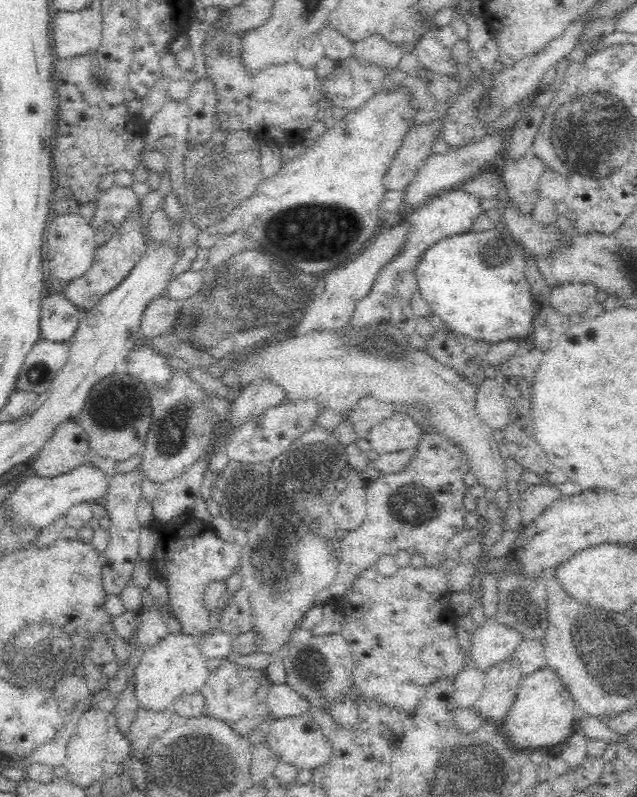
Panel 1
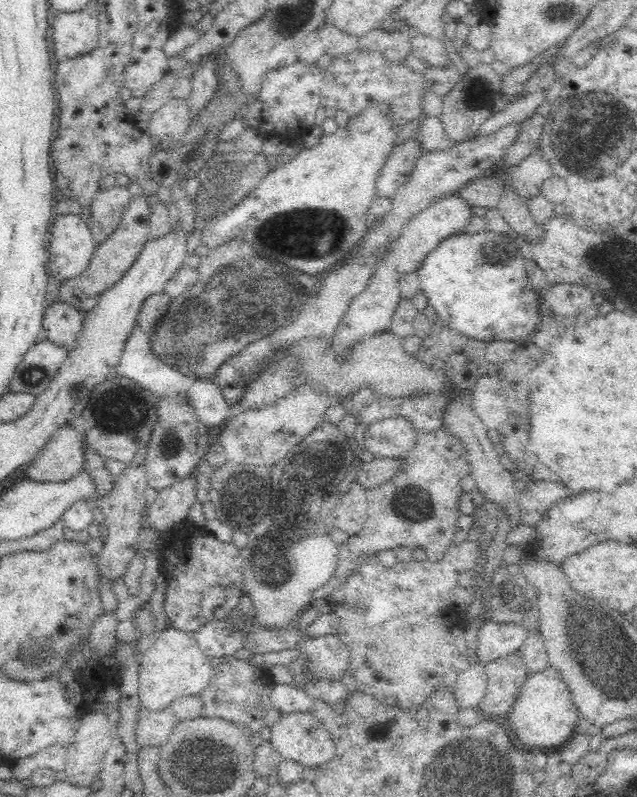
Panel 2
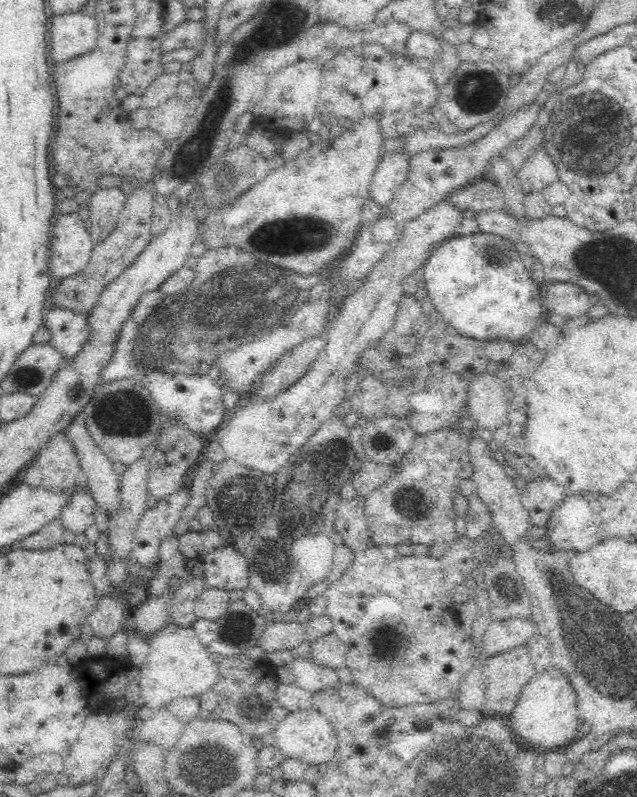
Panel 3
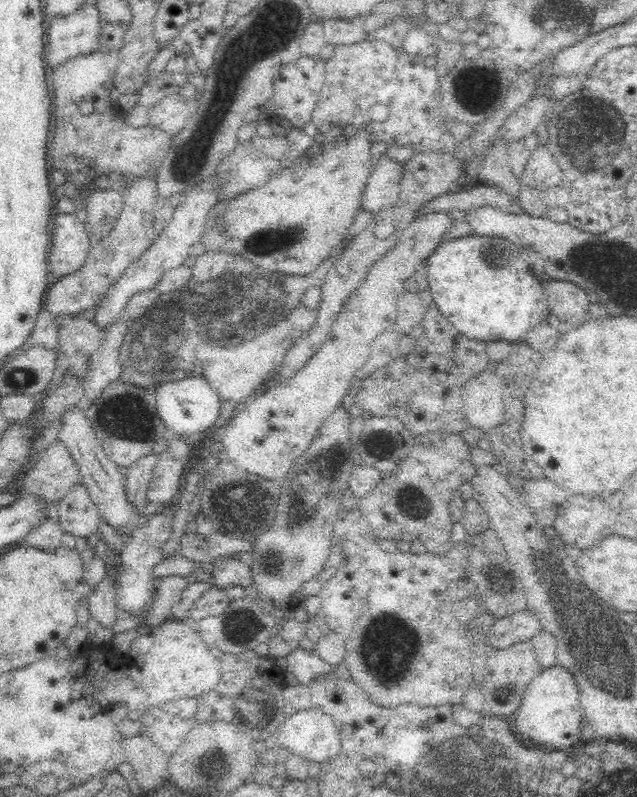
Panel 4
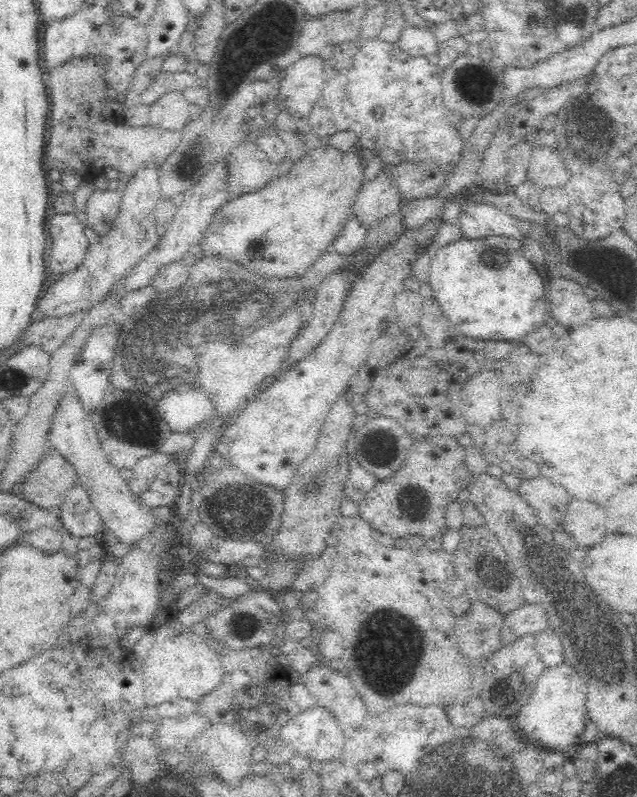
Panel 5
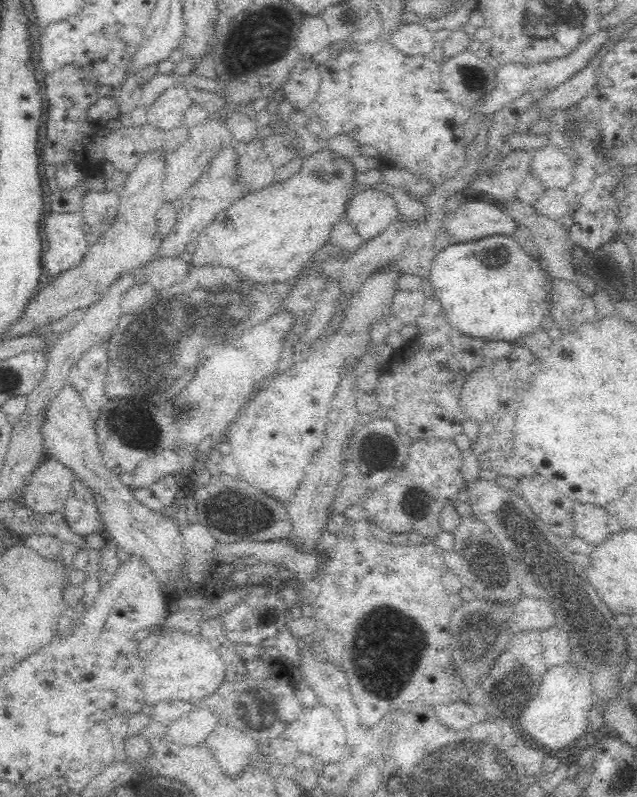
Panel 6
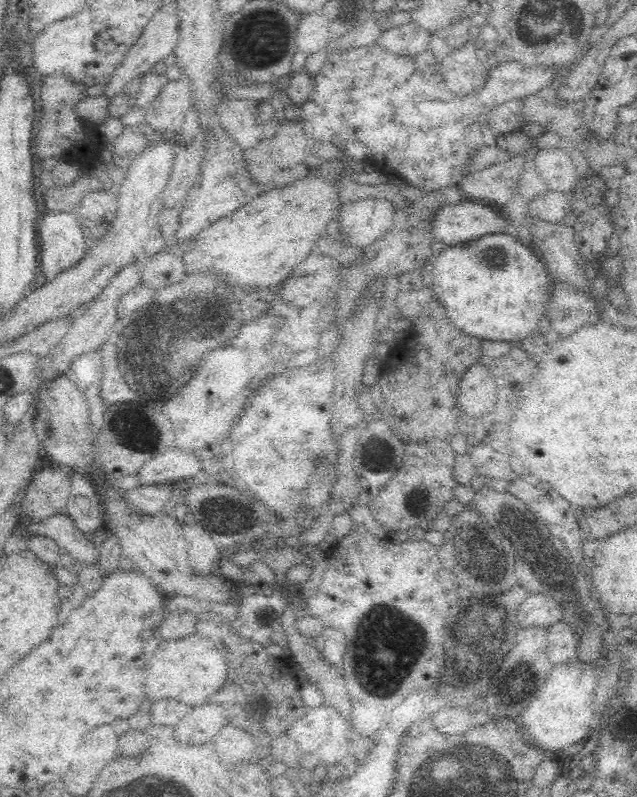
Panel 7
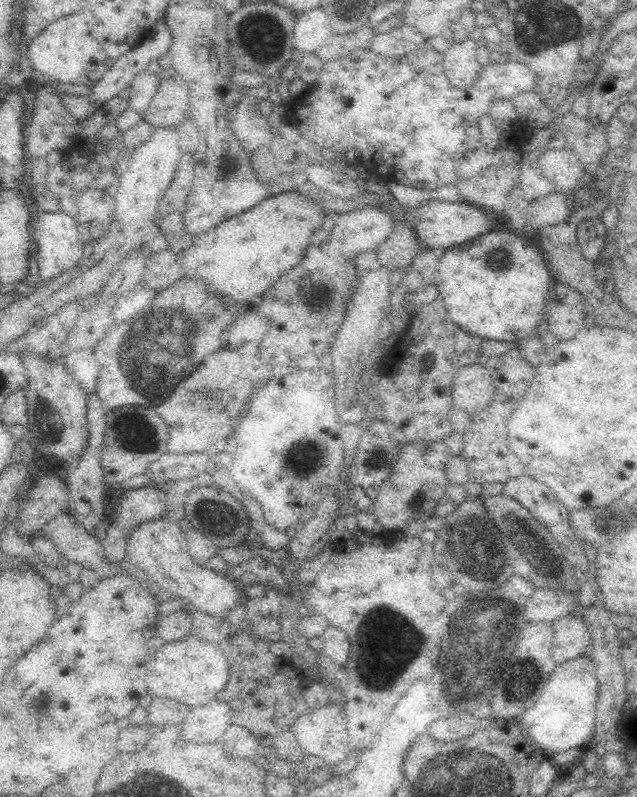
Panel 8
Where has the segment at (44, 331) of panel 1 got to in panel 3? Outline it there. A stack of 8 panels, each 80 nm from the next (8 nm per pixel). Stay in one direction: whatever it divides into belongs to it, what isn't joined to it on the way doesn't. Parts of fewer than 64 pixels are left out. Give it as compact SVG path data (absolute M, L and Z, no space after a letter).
M54 307L46 311L44 317L54 348L69 361L76 358L90 334L87 314Z

